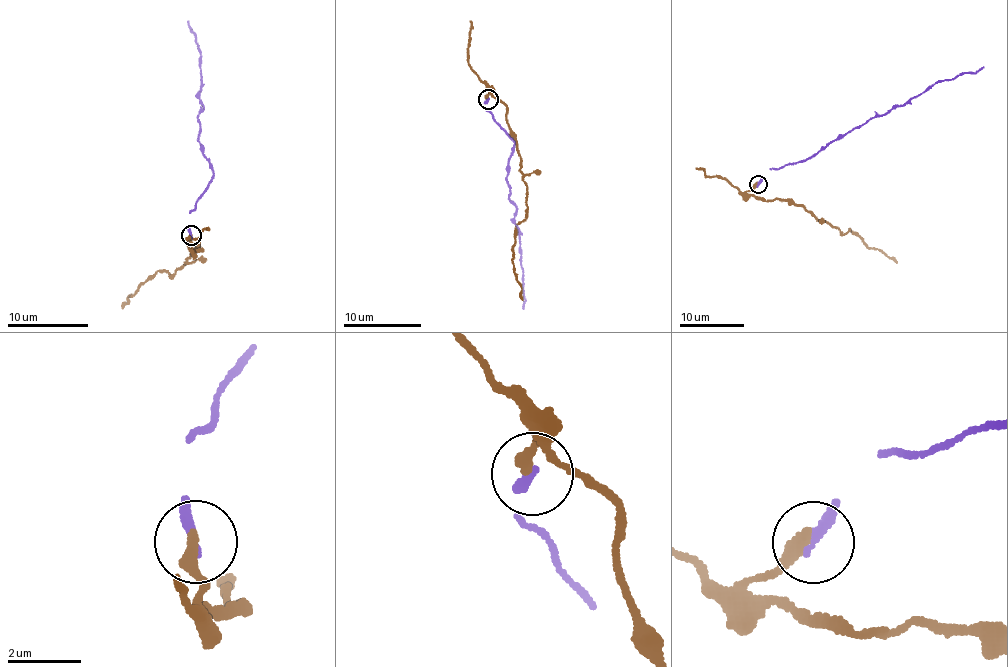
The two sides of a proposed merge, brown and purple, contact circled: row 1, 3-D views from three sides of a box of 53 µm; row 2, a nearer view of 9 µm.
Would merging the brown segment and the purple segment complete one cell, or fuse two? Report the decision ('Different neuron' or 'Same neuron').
Different neuron

